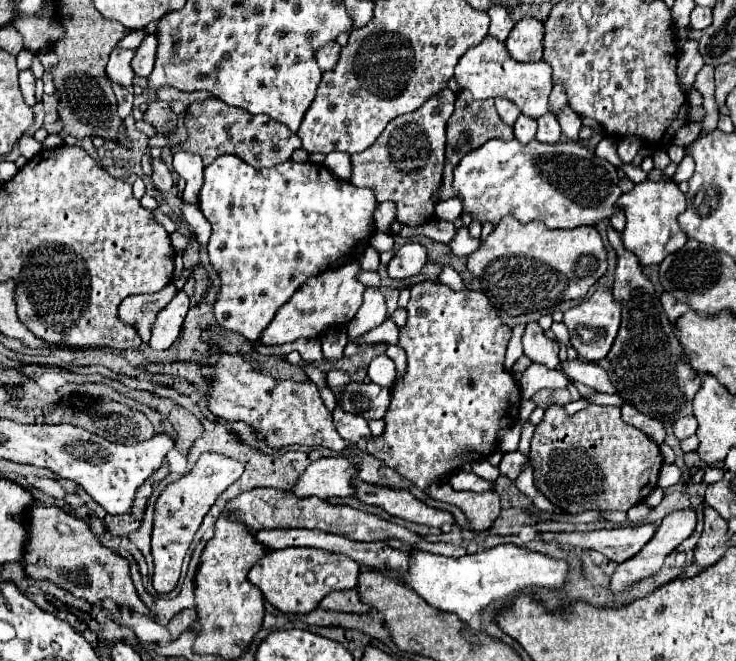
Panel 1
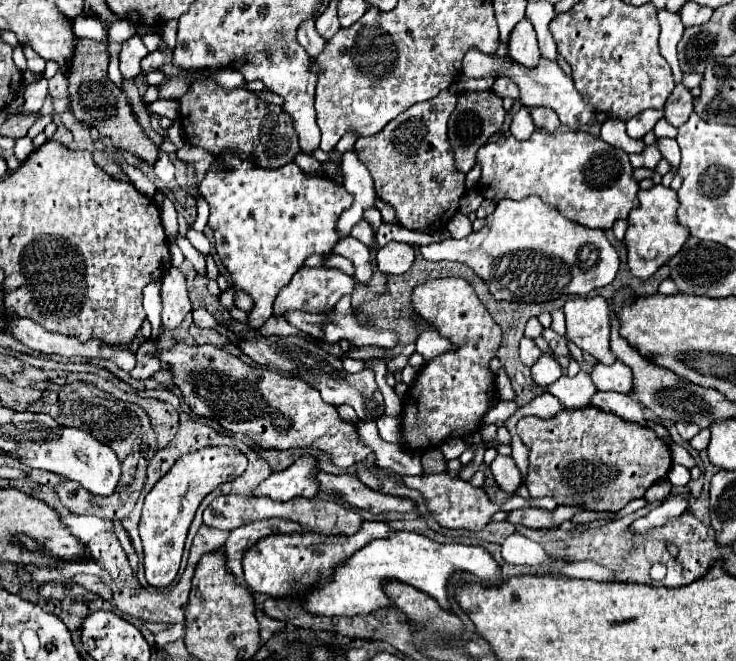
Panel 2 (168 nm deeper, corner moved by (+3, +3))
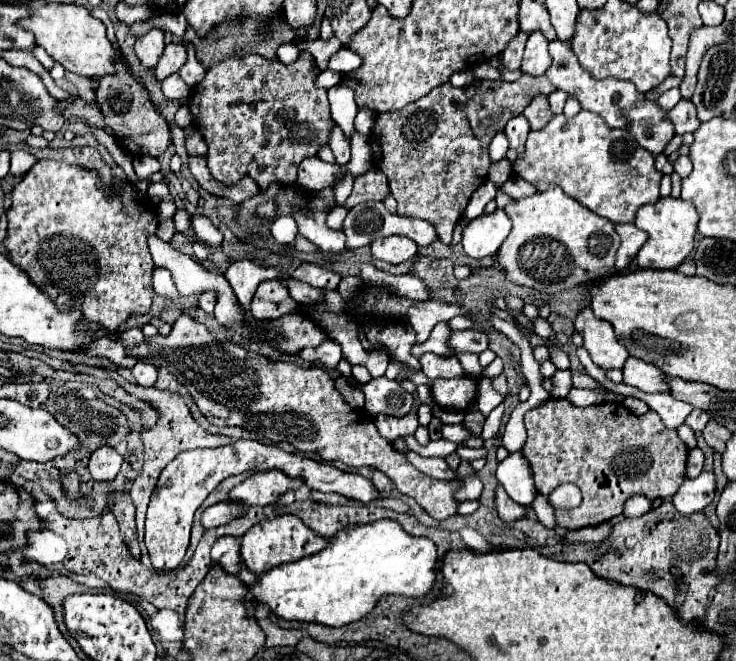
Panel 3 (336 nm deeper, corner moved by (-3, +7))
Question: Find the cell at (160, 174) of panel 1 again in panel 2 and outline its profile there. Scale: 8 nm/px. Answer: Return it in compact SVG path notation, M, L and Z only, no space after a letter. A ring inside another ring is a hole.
M76 38L76 50L74 50L74 66L70 66L68 74L68 92L70 92L70 110L76 120L82 124L96 128L100 136L110 138L116 148L128 150L136 158L156 164L160 150L154 146L154 142L142 132L138 126L132 108L128 104L126 94L108 80L108 44L90 40L90 38Z

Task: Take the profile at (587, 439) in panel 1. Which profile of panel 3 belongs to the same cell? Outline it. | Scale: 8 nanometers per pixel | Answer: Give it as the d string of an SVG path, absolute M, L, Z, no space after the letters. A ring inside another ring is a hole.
M548 398L544 404L524 414L524 424L528 430L528 440L522 448L522 454L530 464L536 492L548 496L556 486L564 482L572 482L582 490L582 504L578 508L554 512L556 524L566 530L578 530L584 526L608 522L610 518L624 512L624 504L632 496L646 496L648 500L670 500L686 478L688 448L678 438L676 430L668 430L662 418L652 410L648 410L644 416L634 416L620 402L580 408L566 398Z

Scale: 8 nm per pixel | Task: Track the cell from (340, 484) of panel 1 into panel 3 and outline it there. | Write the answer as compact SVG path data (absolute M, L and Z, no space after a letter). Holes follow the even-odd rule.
M280 470L254 472L250 478L230 490L228 502L240 502L244 506L268 506L284 492L298 490L302 484L304 482L300 478L288 478Z

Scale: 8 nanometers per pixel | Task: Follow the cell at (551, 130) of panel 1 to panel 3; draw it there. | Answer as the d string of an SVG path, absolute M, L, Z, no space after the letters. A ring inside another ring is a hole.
M556 90L556 92L552 92L552 94L548 96L548 102L550 102L550 110L552 110L554 114L562 114L562 110L564 110L564 102L566 102L566 94L564 94L564 90Z

